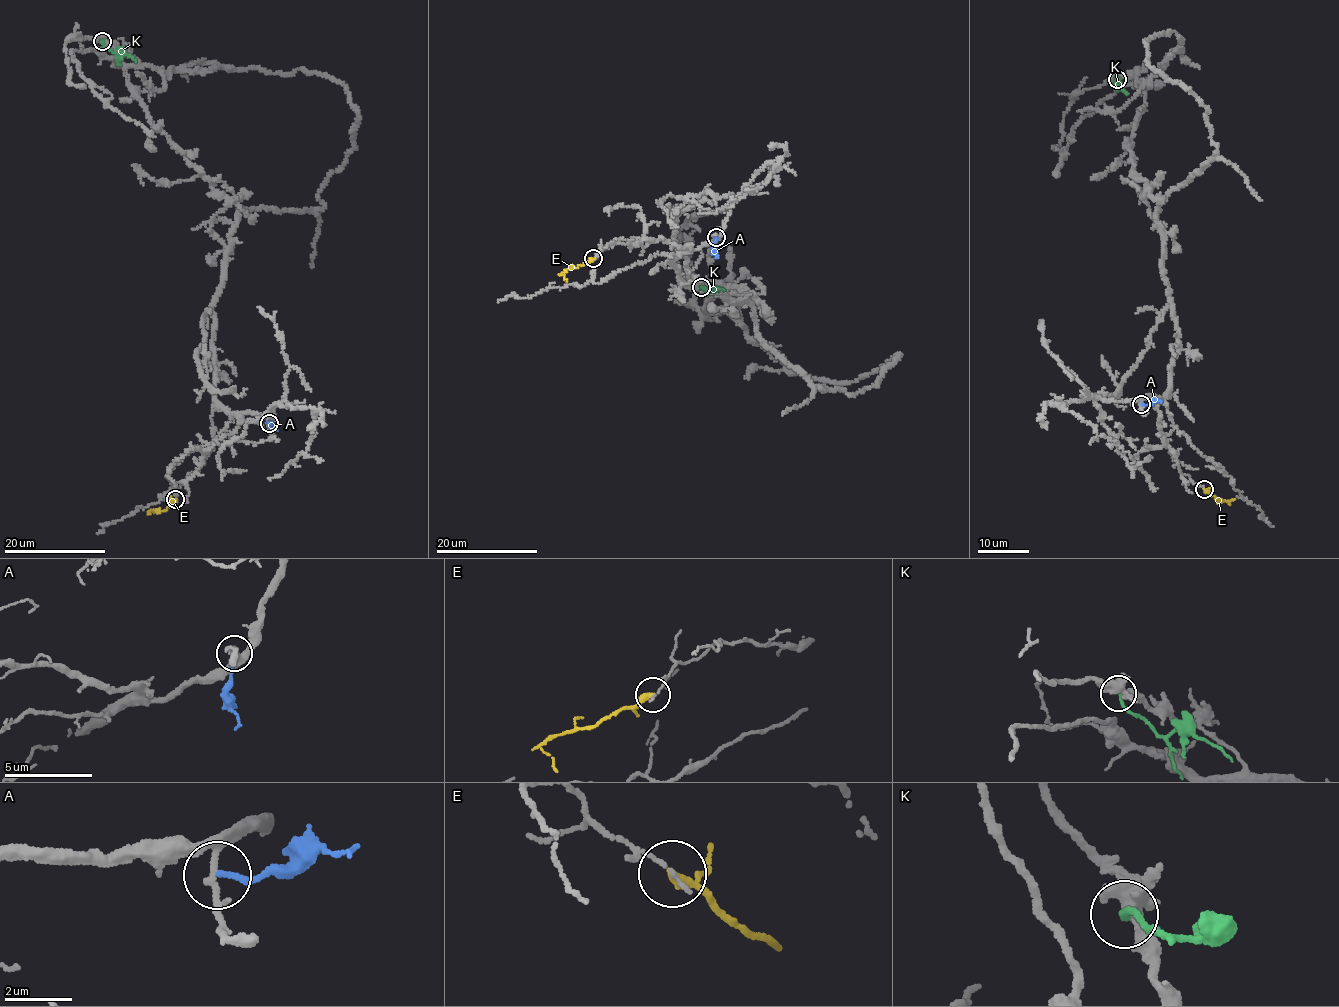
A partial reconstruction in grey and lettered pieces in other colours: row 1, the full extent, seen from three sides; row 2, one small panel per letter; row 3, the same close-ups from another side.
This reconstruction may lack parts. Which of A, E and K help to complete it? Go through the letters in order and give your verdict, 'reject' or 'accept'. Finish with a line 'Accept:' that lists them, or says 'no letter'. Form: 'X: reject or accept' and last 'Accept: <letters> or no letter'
A: reject
E: reject
K: reject
Accept: no letter

